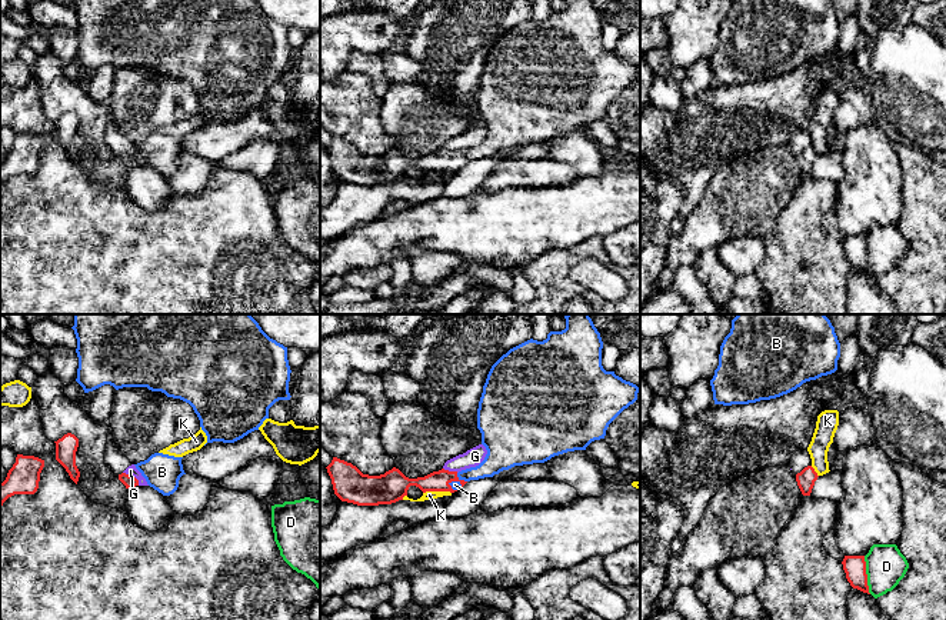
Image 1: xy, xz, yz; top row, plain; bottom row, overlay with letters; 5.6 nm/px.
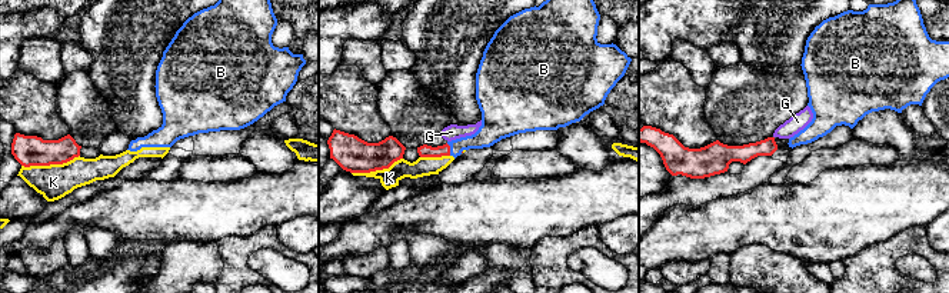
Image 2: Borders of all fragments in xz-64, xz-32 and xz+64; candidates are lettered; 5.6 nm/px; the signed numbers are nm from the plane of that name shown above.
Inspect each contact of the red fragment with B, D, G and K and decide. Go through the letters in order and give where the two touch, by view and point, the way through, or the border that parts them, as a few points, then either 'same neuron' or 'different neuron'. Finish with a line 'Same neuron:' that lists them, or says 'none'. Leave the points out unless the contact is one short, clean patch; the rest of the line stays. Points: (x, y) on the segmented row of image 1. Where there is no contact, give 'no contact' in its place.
B: xz (456, 480) | across xz (439, 480), (456, 480), (455, 484) | same neuron
D: yz (866, 574) | along yz (863, 556), (868, 590), (870, 593) | different neuron
G: xy (132, 476) | along xy (123, 472), (133, 476), (139, 484) | different neuron
K: xz (436, 490) | different neuron
Same neuron: B

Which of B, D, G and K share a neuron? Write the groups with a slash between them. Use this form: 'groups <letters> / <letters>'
groups B / D / G / K

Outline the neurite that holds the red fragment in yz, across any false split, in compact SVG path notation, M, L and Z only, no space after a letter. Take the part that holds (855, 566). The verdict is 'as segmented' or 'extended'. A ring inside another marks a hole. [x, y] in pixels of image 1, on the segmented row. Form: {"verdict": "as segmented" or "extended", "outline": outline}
{"verdict": "as segmented", "outline": "M845 556L843 570L853 589L869 593L865 556Z"}

